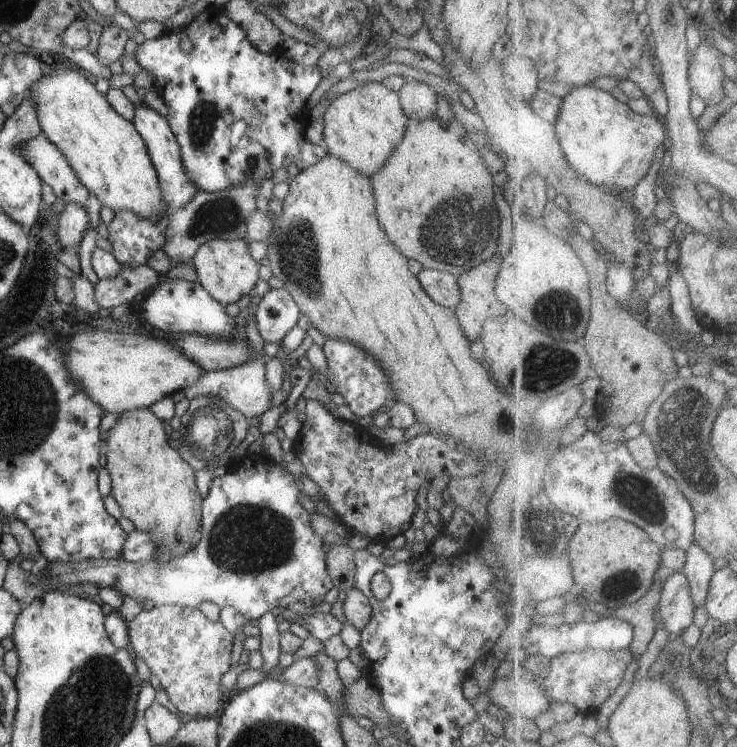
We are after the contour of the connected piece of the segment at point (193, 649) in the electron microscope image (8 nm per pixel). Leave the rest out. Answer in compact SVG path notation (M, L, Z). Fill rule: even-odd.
M162 605L149 611L141 611L127 626L130 651L135 658L142 658L151 672L158 677L161 688L167 692L170 702L177 710L188 716L197 716L196 718L218 715L225 701L219 682L230 670L234 640L234 634L228 632L220 620L216 623L208 620L199 609Z

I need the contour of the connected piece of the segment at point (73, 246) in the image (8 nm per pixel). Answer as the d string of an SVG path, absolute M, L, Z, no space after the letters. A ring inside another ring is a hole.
M67 203L64 212L58 216L57 240L69 251L78 253L80 242L89 228L89 218L85 207Z

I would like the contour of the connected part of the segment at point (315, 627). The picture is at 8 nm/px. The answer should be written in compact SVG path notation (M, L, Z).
M283 608L282 616L290 623L298 622L309 630L309 634L318 638L323 643L328 638L340 634L343 625L332 615L332 613L314 612L314 614L304 615L295 614L290 609Z

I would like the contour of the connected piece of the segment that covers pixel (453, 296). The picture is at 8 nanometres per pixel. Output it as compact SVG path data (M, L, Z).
M422 269L417 274L418 282L424 288L424 292L439 305L455 310L462 300L457 276L442 271Z

